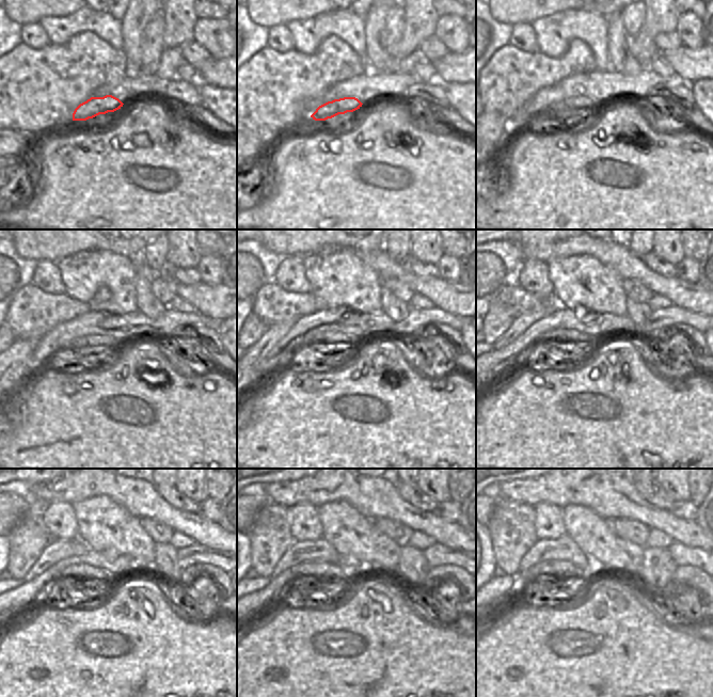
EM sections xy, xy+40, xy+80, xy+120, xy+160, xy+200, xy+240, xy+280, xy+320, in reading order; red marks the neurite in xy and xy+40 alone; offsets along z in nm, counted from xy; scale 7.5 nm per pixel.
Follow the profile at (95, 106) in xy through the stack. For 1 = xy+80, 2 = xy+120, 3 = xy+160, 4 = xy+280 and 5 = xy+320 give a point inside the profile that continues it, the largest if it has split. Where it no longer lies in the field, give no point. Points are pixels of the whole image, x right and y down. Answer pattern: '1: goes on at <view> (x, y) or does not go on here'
1: goes on at xy+80 (559, 110)
2: goes on at xy+120 (78, 349)
3: goes on at xy+160 (314, 345)
4: goes on at xy+280 (306, 581)
5: goes on at xy+320 (542, 576)

